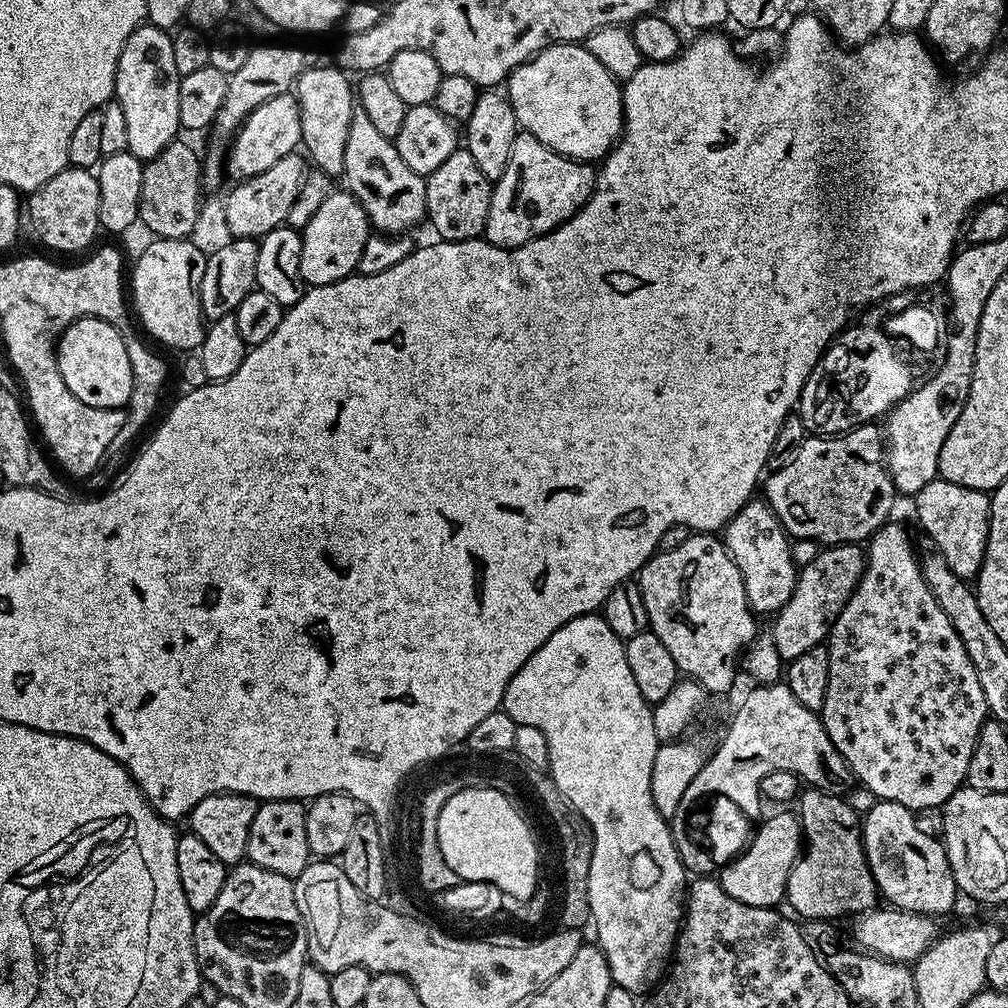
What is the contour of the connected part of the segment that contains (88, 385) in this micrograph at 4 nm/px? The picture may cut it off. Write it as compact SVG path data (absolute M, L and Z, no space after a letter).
M82 317L70 325L56 343L56 361L62 382L86 406L95 408L124 408L132 393L130 344L125 335L96 317Z

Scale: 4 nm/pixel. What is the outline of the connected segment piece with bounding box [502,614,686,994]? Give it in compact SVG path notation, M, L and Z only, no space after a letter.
M593 614L579 616L570 622L566 622L538 651L520 667L518 674L506 686L504 691L504 703L502 711L510 714L514 722L526 726L538 726L542 734L546 734L546 746L550 746L550 762L548 772L552 780L557 784L563 799L578 813L586 822L592 825L592 857L590 858L590 878L588 879L588 910L590 913L591 927L596 927L595 943L604 951L606 962L610 966L612 983L622 990L630 990L634 994L644 994L660 983L666 972L666 961L673 955L676 937L680 930L684 905L686 903L686 869L680 860L678 850L674 846L674 838L669 821L658 814L654 806L654 800L650 794L650 774L654 771L654 754L659 750L662 741L656 737L654 730L654 718L652 717L653 705L647 704L638 691L638 685L630 674L630 665L626 663L624 653L624 641L610 626L606 626L603 615Z

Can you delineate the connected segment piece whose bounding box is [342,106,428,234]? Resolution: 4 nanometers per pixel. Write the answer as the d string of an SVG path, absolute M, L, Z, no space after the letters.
M353 107L350 134L346 134L346 166L342 177L347 191L366 210L369 225L380 234L408 234L419 220L425 219L425 177L414 174L398 154L395 143L376 129L366 110Z

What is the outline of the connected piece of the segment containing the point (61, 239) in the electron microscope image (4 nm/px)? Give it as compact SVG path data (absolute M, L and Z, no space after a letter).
M67 167L54 178L50 178L40 188L27 197L26 220L32 223L36 236L48 248L56 252L80 252L92 239L100 227L100 187L96 172L86 168Z

